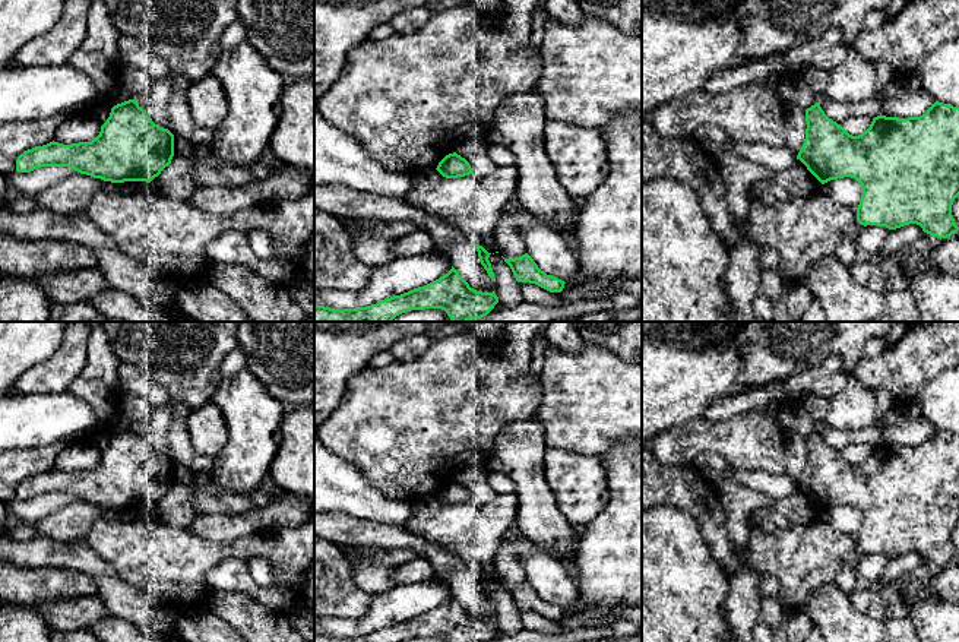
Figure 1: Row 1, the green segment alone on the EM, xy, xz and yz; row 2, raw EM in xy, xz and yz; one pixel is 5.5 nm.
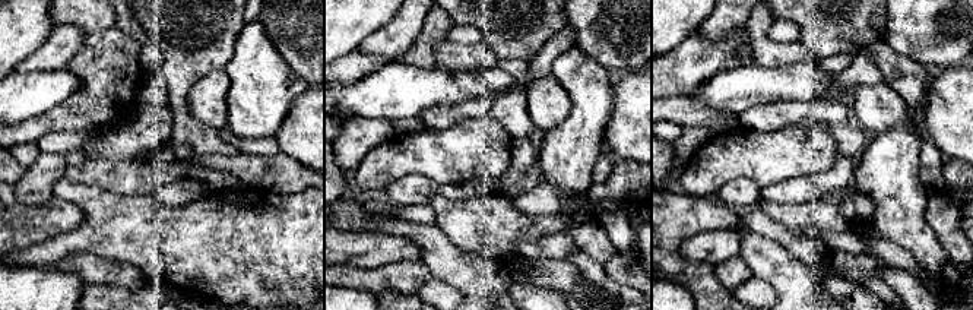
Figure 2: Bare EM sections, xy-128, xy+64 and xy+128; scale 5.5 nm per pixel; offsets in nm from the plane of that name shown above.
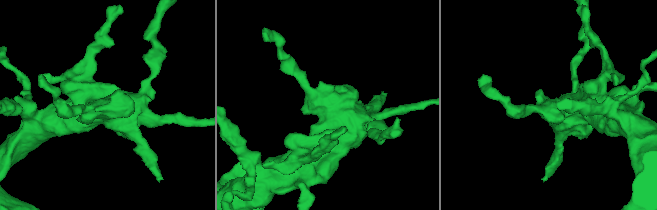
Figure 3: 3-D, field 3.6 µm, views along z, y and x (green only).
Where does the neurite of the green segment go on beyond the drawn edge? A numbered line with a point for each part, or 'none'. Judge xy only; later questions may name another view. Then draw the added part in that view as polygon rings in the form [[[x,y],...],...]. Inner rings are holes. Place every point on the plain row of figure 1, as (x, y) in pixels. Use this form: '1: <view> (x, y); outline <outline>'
none

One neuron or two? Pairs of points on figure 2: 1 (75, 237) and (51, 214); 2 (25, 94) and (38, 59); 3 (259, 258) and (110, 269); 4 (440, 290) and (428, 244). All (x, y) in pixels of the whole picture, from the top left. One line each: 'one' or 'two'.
1: two
2: two
3: two
4: two

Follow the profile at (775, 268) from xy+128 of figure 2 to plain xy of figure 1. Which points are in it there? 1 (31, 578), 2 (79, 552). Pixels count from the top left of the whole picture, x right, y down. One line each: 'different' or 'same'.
1: different
2: same

